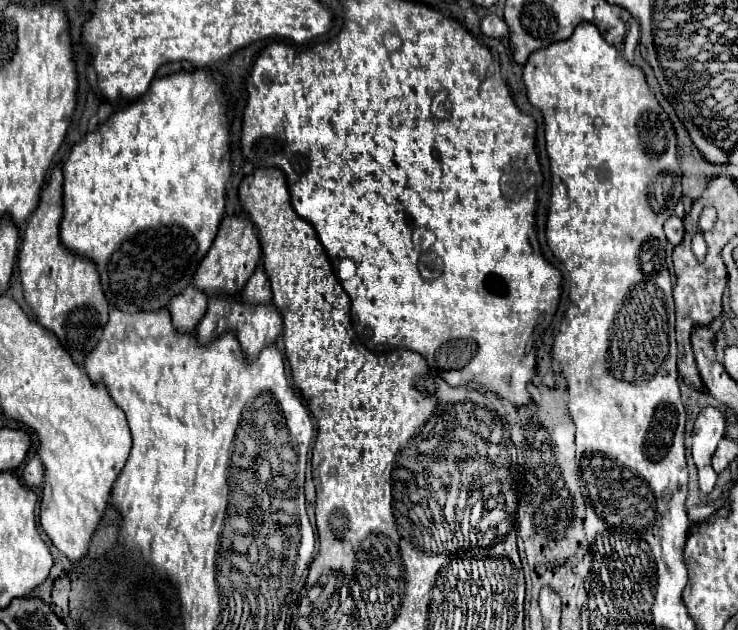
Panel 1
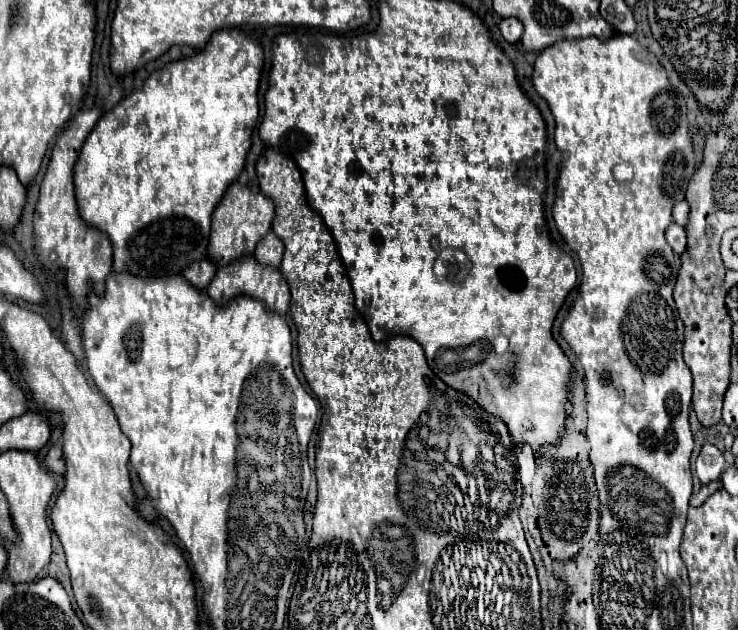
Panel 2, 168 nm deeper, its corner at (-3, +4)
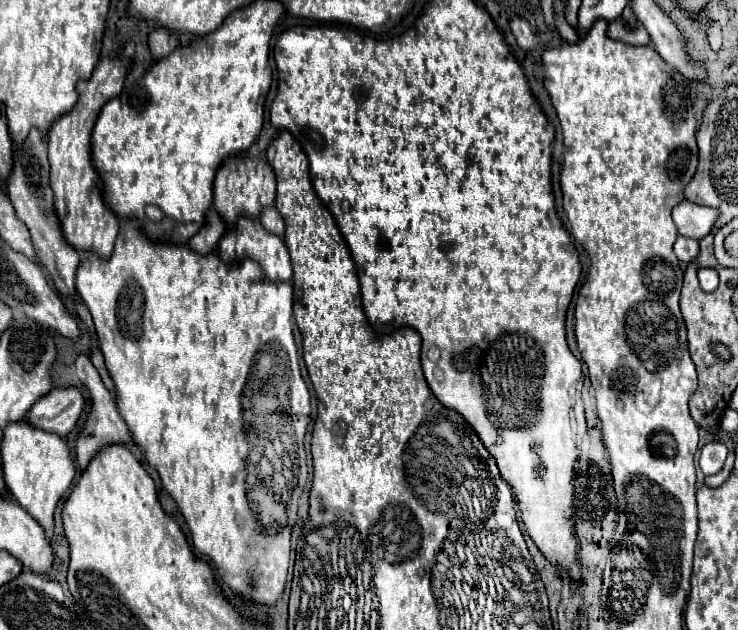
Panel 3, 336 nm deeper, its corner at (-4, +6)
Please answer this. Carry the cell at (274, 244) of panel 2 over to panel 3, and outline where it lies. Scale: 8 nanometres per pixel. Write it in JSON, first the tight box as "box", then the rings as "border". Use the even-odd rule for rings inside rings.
{"box":[259,206,285,236],"border":[[[275,206],[265,208],[265,210],[261,212],[259,220],[263,222],[263,226],[265,226],[267,230],[271,230],[271,232],[281,234],[281,236],[283,236],[283,232],[285,232],[285,222],[283,222],[283,218],[281,218],[281,214],[277,212],[277,208],[275,208]]]}

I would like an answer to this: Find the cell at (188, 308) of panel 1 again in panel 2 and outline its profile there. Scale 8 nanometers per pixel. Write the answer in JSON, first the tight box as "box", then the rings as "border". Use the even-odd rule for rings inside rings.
{"box":[184,260,216,290],"border":[[[202,260],[198,264],[192,264],[190,268],[186,268],[184,272],[184,278],[196,286],[198,290],[206,290],[206,286],[212,282],[214,278],[214,272],[216,272],[216,266],[210,262],[210,260]]]}

